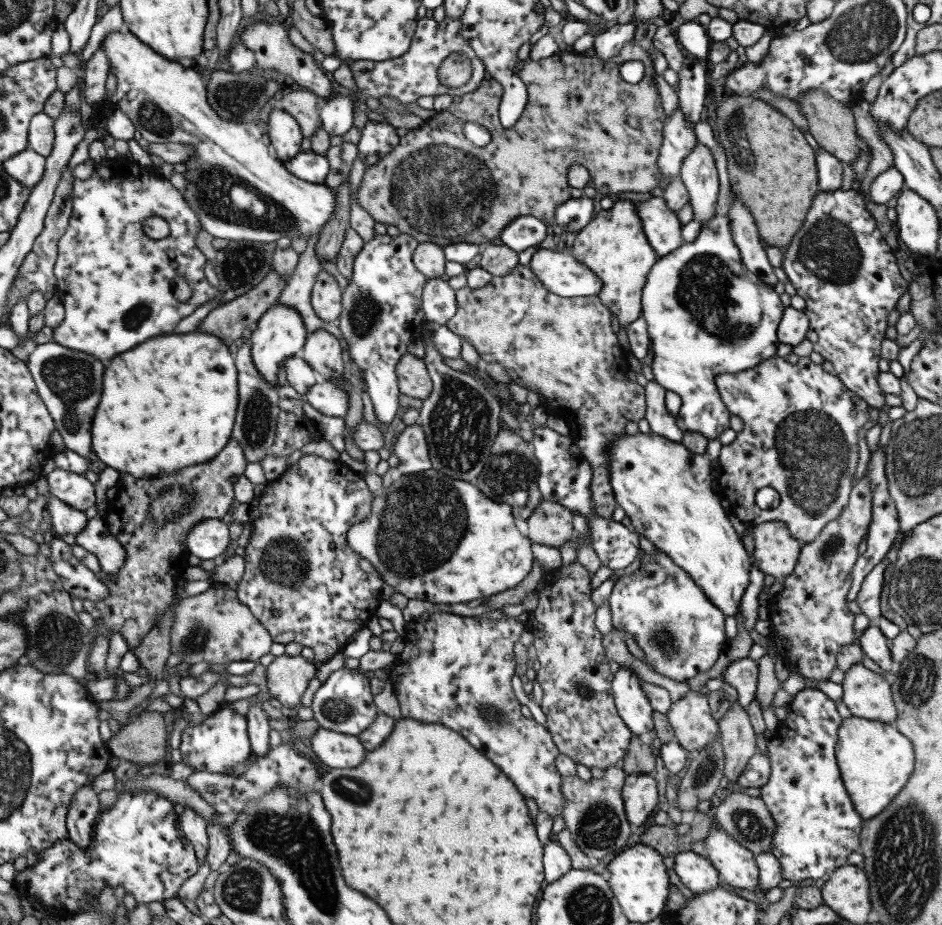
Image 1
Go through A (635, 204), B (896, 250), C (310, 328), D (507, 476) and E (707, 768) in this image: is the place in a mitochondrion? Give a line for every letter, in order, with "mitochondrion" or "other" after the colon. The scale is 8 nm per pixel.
A: other
B: other
C: other
D: mitochondrion
E: mitochondrion

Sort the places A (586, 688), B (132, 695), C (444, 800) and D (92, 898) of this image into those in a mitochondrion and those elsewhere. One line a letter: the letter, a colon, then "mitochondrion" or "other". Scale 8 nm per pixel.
A: mitochondrion
B: other
C: other
D: other

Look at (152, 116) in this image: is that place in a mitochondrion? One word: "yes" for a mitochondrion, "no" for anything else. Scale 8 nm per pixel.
yes

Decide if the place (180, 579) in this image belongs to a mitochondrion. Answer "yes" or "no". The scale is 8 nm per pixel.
no

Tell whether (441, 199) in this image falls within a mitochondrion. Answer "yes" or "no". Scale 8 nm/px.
yes

